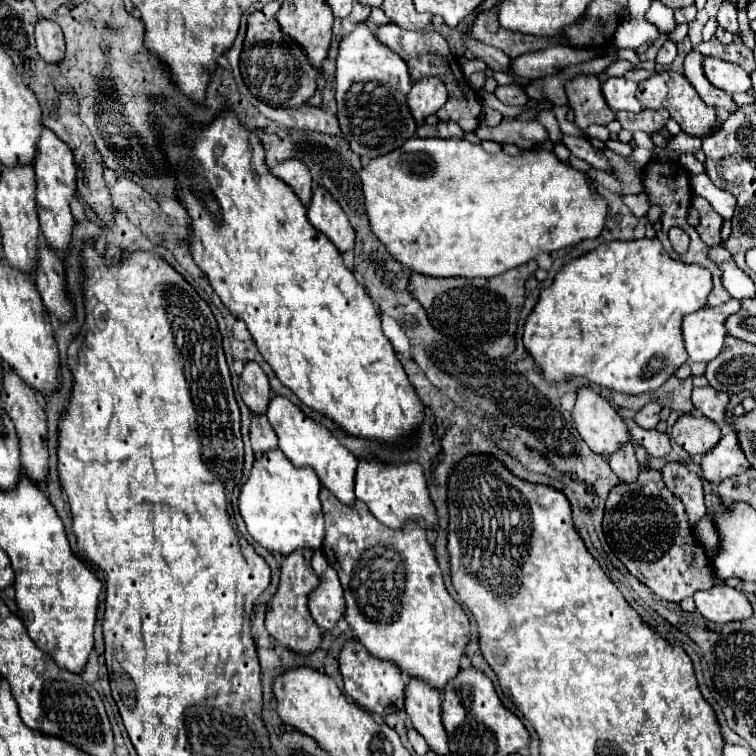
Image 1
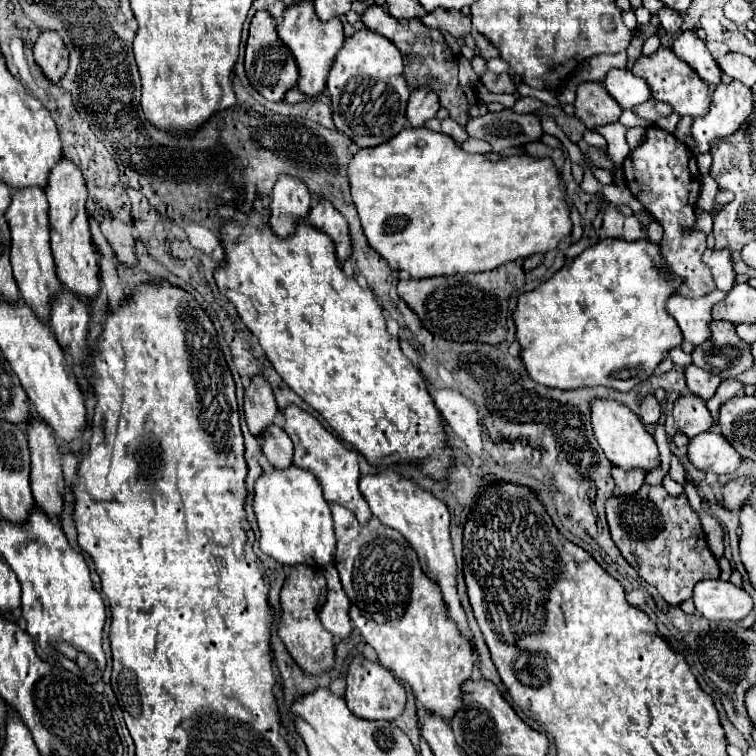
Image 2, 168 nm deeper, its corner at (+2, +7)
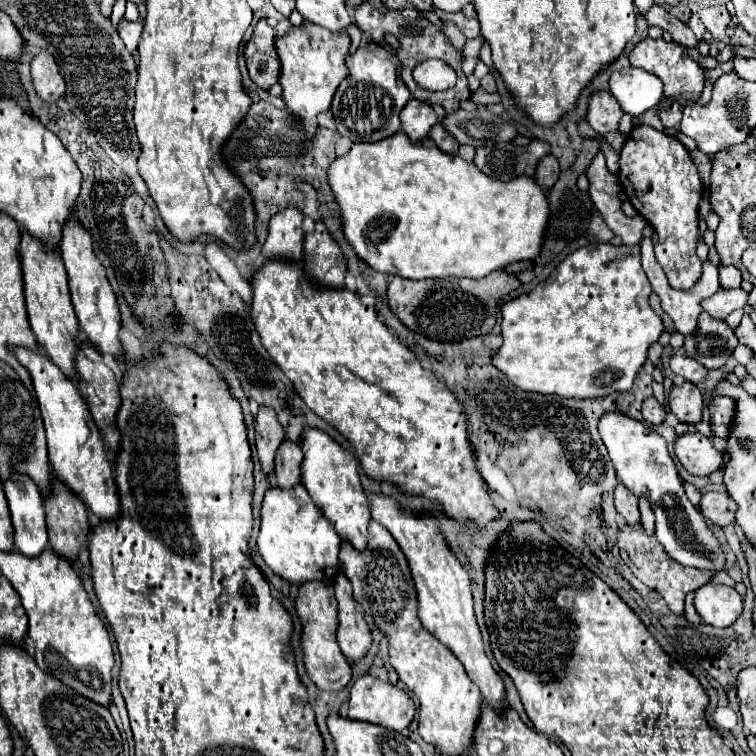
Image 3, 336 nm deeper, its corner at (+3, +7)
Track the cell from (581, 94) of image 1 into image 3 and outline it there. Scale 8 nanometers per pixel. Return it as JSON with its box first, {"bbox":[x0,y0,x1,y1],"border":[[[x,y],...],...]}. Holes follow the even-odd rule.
{"bbox":[587,92,623,134],"border":[[[593,92],[589,100],[589,112],[587,122],[597,134],[617,132],[621,122],[623,110],[619,108],[619,102],[611,96],[611,92]]]}

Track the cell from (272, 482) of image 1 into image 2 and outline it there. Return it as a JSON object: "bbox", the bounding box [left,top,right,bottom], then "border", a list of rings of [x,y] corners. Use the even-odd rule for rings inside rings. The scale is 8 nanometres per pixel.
{"bbox":[252,464,334,568],"border":[[[290,464],[288,468],[272,468],[270,472],[262,472],[262,476],[254,482],[254,500],[252,510],[256,514],[256,522],[260,528],[260,548],[264,554],[272,556],[276,562],[294,566],[294,564],[308,564],[312,568],[320,568],[324,564],[332,562],[334,552],[334,528],[332,528],[332,514],[328,508],[328,502],[322,496],[320,480],[304,468],[298,468]]]}

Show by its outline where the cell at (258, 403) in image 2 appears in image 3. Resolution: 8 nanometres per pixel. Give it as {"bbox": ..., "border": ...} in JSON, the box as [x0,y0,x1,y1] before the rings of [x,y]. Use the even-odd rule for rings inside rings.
{"bbox":[255,408,285,476],"border":[[[259,408],[255,420],[255,444],[257,444],[259,462],[267,476],[273,474],[275,470],[275,454],[283,442],[285,442],[285,432],[277,422],[275,412],[271,412],[271,408]]]}

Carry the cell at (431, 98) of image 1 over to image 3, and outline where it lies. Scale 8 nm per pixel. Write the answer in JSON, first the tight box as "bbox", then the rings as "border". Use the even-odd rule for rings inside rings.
{"bbox":[401,98,437,142],"border":[[[411,98],[403,112],[401,112],[401,130],[407,134],[411,142],[419,142],[427,138],[429,130],[437,124],[437,114],[427,102],[419,102],[417,98]]]}

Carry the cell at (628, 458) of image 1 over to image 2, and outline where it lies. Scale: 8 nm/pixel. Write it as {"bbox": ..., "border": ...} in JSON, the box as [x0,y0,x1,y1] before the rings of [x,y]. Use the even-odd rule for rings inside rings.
{"bbox":[612,466,646,494],"border":[[[612,466],[612,478],[614,478],[614,482],[616,482],[616,486],[618,486],[618,490],[620,490],[622,494],[632,494],[632,492],[636,492],[636,490],[642,486],[644,476],[646,476],[646,474],[644,474],[642,468],[620,470],[620,468]]]}

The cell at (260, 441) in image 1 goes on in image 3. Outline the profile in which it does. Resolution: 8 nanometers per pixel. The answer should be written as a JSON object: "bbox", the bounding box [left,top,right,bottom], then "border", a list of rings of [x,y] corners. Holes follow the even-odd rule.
{"bbox":[275,440,303,488],"border":[[[285,440],[279,448],[279,456],[275,462],[275,480],[279,488],[295,488],[301,482],[301,462],[303,452],[299,444],[293,444],[291,440]]]}

